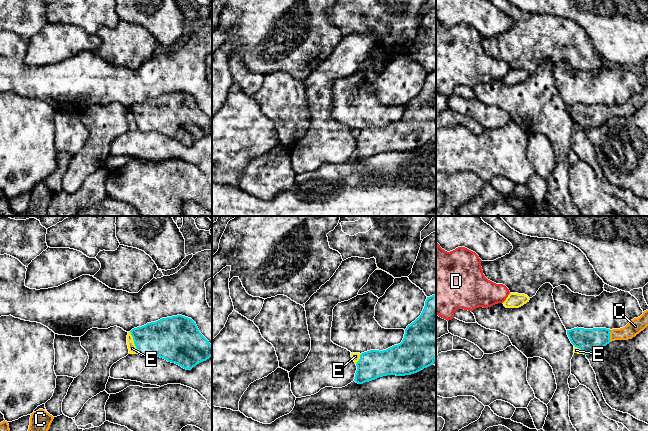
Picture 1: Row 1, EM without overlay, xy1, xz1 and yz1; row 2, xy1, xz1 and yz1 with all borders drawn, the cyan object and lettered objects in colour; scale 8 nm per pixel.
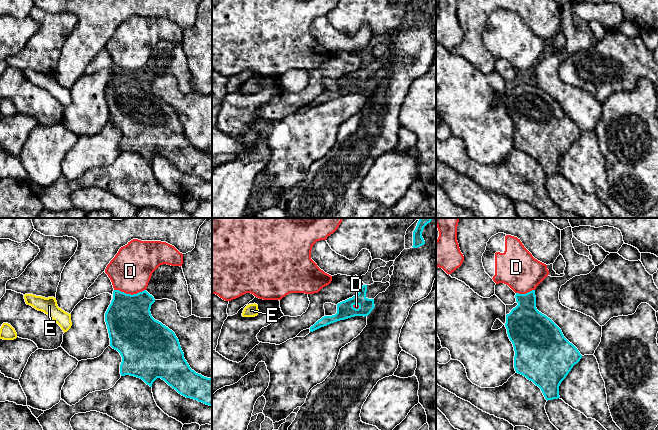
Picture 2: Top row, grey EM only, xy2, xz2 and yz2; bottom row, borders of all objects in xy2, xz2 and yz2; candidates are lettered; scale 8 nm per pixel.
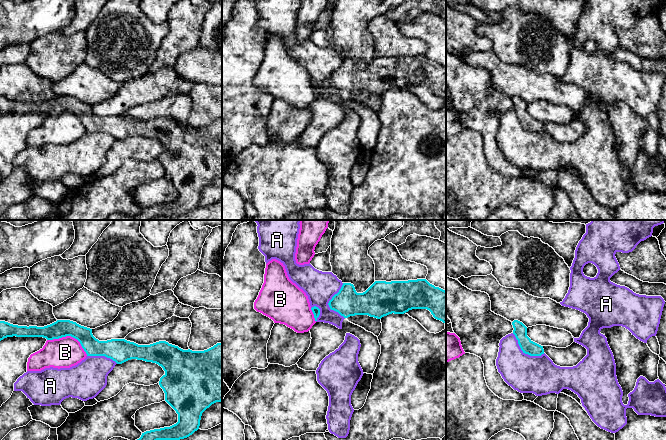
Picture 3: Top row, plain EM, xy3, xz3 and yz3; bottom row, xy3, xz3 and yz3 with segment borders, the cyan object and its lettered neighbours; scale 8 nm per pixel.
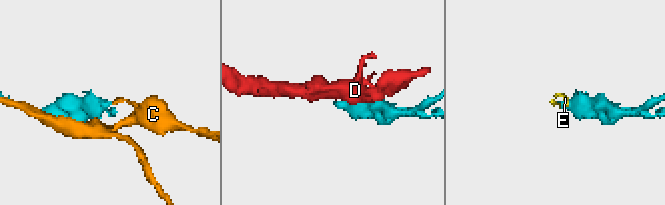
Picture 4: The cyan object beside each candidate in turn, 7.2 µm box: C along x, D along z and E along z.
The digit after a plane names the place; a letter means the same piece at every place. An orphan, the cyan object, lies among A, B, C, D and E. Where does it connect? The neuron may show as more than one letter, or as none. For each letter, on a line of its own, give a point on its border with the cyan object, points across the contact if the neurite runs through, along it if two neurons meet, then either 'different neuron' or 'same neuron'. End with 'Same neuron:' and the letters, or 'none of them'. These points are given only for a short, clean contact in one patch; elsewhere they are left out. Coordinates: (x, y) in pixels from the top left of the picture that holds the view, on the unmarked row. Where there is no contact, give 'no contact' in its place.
A: meets cyan in xz3 at (328, 79); border along xz3 (343, 59), (329, 77), (328, 82), (344, 94); different neuron
B: meets cyan in xy3 at (70, 111); different neuron
C: meets cyan in yz1 at (609, 112); same neuron
D: meets cyan in xy2 at (130, 70); border along xy2 (114, 65), (129, 70), (136, 70), (145, 66); different neuron
E: meets cyan in xy1 at (134, 118); border along xy1 (129, 108), (138, 128); different neuron
Same neuron: C

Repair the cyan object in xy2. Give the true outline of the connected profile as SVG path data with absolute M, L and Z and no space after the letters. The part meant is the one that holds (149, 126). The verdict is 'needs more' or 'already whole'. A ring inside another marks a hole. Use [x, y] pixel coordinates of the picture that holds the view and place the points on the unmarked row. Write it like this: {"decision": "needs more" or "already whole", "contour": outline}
{"decision": "already whole", "contour": "M146 66L133 71L113 67L105 98L110 122L122 133L121 152L140 154L150 163L157 154L161 154L182 172L212 182L212 154L204 153L190 144L175 109L152 93L150 85L154 78L154 73Z"}

